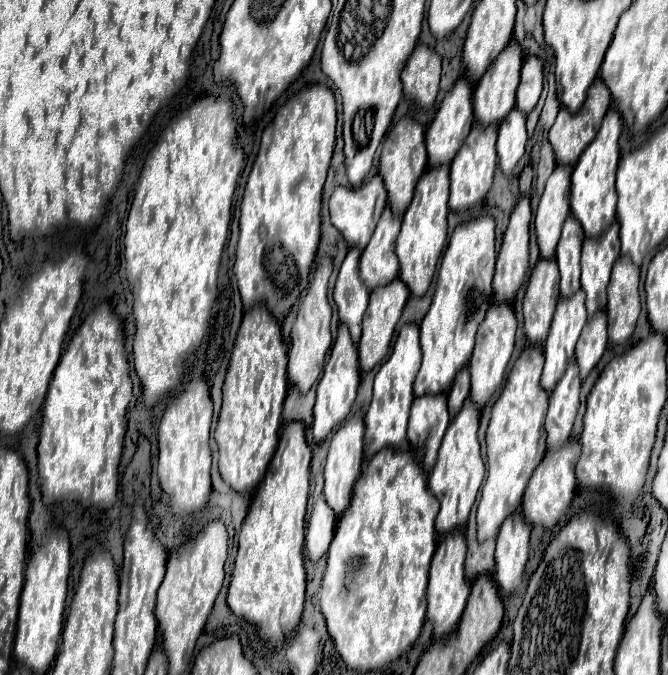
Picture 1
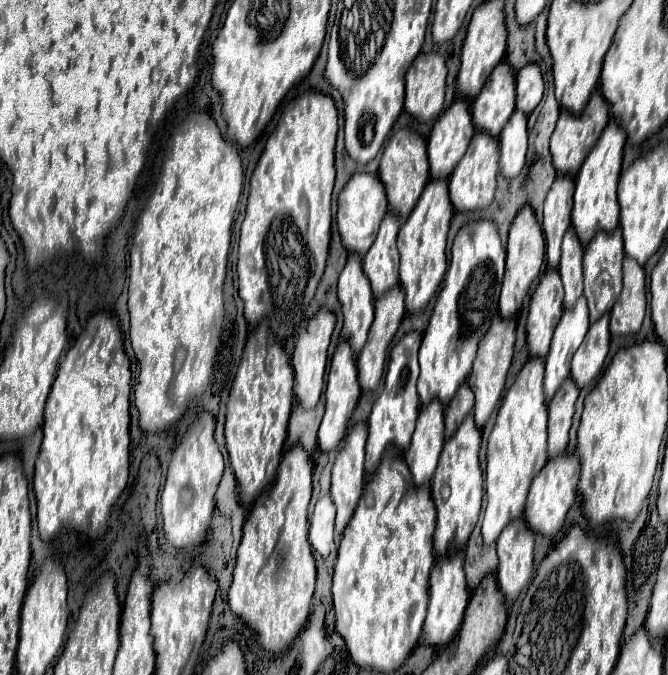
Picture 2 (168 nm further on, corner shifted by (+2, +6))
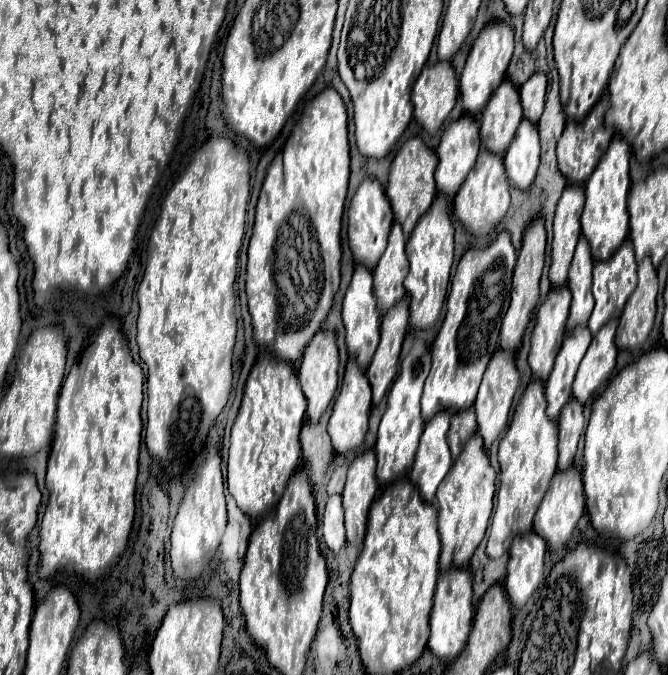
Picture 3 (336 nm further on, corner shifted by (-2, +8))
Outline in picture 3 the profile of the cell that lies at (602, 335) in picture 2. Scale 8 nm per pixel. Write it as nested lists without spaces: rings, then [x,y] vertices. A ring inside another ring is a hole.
[[[610,318],[602,330],[592,338],[580,368],[574,378],[574,398],[578,402],[586,402],[600,386],[604,386],[614,370],[618,348],[614,344],[614,334],[618,328],[618,318]]]

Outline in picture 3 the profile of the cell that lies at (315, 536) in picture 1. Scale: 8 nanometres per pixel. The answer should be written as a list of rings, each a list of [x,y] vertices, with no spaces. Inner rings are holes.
[[[334,494],[326,502],[324,520],[322,520],[322,534],[324,542],[332,552],[338,552],[346,544],[344,536],[344,512],[342,512],[342,500],[340,494]]]

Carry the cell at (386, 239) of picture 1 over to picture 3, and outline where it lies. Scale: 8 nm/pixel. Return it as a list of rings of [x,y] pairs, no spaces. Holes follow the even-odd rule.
[[[398,222],[392,224],[388,246],[378,260],[374,274],[374,296],[378,300],[378,308],[384,314],[394,302],[402,300],[406,296],[404,290],[404,278],[408,274],[408,260],[404,254],[406,238],[402,234],[402,228]]]

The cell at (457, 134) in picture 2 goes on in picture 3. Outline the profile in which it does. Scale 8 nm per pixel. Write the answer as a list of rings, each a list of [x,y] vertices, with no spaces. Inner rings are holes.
[[[462,114],[456,122],[450,122],[440,136],[440,144],[436,148],[438,168],[436,168],[436,186],[438,192],[454,198],[466,172],[474,166],[474,160],[480,150],[478,122],[468,114]]]

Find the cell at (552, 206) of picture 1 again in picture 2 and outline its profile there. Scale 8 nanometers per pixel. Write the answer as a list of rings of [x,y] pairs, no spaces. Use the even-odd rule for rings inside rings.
[[[558,176],[552,184],[544,202],[544,236],[546,236],[546,258],[548,268],[556,270],[560,262],[560,244],[570,228],[574,180],[570,176]]]

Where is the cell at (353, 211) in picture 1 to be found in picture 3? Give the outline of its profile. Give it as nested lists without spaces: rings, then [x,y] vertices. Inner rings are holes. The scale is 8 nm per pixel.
[[[364,178],[356,194],[352,196],[348,208],[348,240],[350,240],[350,250],[358,264],[364,264],[366,268],[374,268],[378,256],[382,256],[382,248],[386,248],[392,220],[394,220],[392,208],[382,184],[376,178]]]

